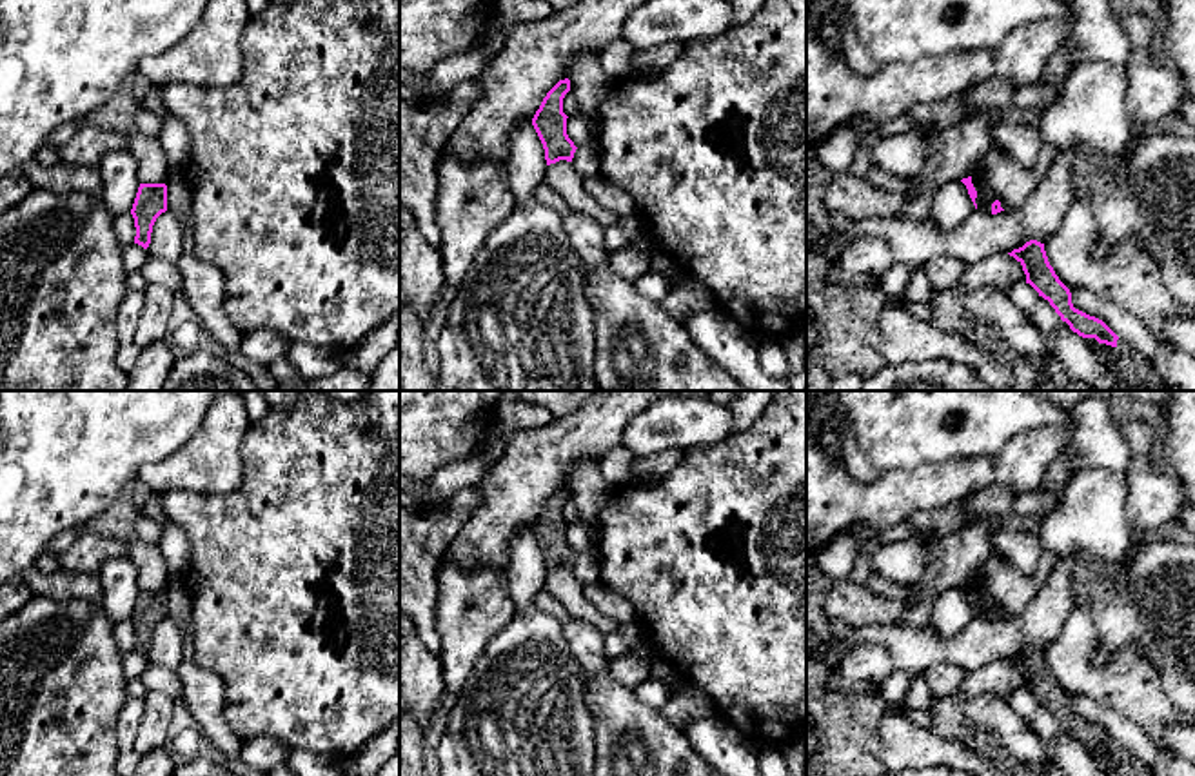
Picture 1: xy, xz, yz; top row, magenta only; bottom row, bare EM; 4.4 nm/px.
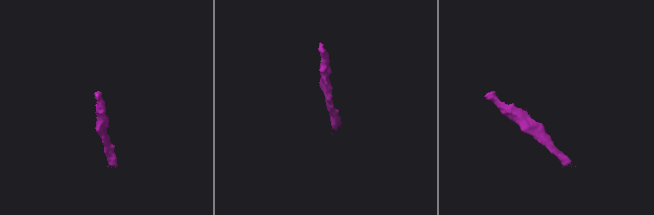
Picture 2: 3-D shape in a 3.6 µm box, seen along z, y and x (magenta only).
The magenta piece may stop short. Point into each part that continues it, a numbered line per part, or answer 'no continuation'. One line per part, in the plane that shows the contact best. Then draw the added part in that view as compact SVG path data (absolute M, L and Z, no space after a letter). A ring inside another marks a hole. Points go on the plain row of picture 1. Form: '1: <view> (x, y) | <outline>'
1: yz (1128, 766) | M1117 747L1119 767L1110 769L1108 776L1153 776L1148 767L1135 760L1126 749Z

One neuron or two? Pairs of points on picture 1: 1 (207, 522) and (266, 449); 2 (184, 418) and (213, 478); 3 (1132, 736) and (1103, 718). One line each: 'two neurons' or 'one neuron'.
1: one neuron
2: two neurons
3: one neuron

